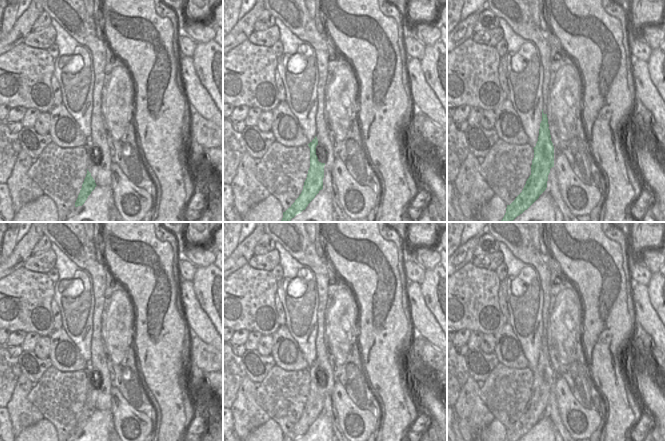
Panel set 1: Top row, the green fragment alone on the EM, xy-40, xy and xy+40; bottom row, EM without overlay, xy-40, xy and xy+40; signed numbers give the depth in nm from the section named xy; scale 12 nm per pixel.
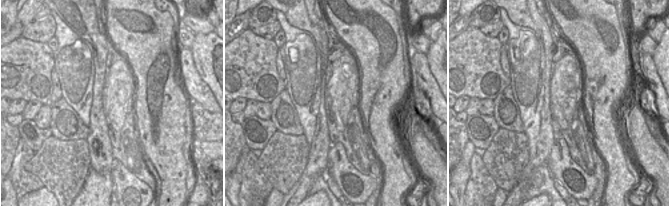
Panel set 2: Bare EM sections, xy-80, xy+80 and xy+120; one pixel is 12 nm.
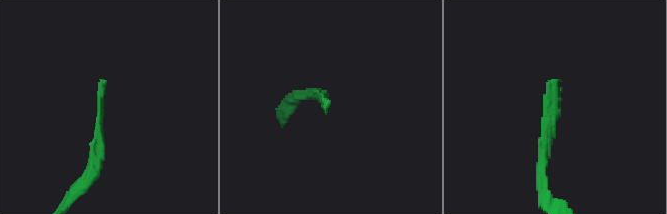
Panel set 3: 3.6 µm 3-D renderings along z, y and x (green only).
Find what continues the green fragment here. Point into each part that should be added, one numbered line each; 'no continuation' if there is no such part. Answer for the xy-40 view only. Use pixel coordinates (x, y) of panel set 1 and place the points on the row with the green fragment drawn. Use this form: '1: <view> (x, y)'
no continuation

